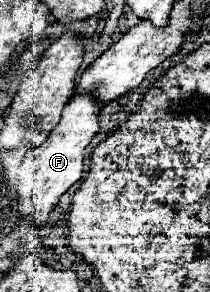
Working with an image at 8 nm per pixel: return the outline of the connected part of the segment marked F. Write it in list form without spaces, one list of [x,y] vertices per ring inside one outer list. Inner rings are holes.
[[[75,94],[63,108],[63,116],[51,130],[49,138],[41,146],[27,152],[17,184],[17,194],[19,212],[27,218],[33,218],[35,226],[43,226],[47,222],[61,194],[65,194],[65,190],[69,190],[69,186],[81,178],[85,146],[99,132],[99,112],[101,106],[97,106],[97,100],[91,94]]]

